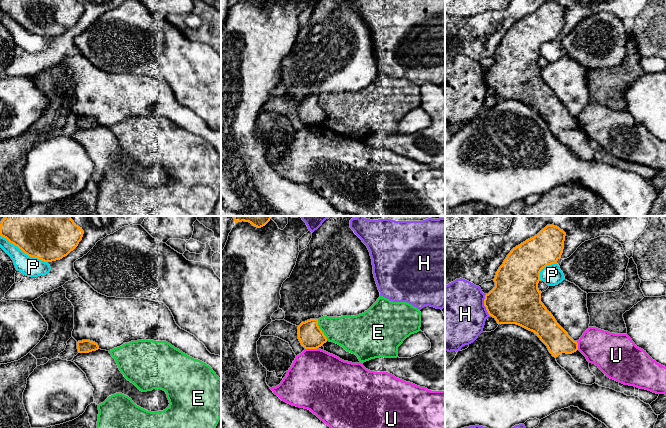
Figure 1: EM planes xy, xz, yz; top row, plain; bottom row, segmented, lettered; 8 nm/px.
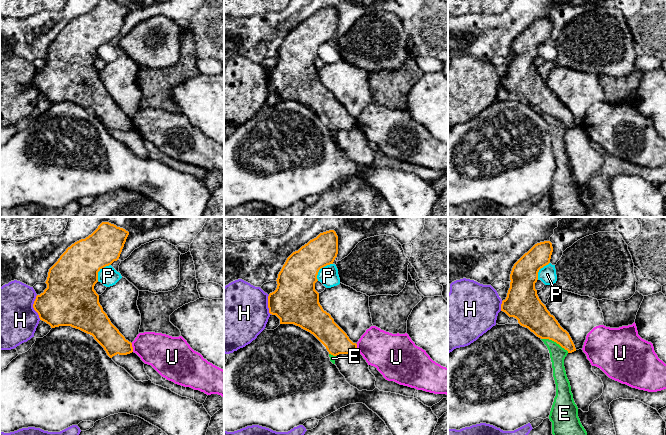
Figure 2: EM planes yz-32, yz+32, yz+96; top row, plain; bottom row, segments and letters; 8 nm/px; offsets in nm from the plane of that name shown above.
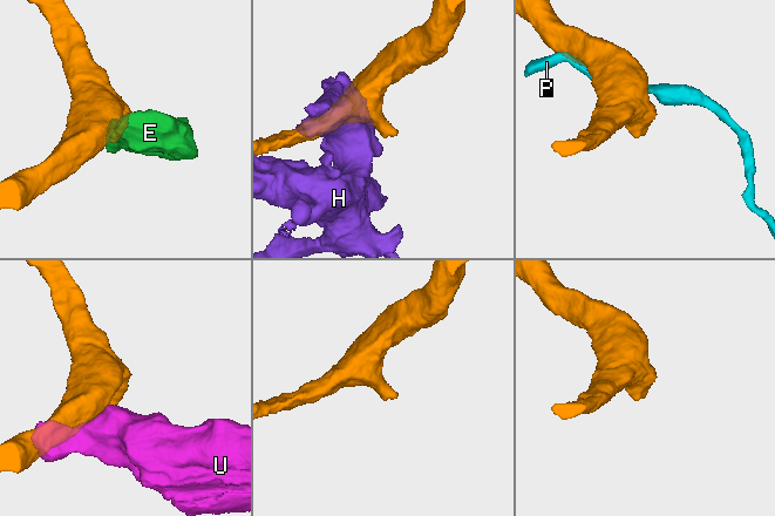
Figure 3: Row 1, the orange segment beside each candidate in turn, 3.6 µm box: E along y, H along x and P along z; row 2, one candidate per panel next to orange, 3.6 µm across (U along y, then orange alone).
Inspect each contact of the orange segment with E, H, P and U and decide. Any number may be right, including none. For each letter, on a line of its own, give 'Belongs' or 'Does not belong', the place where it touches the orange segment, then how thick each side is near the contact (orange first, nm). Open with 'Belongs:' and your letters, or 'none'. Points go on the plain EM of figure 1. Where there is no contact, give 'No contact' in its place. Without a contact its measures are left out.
Belongs: none
E: Does not belong. Touches orange at xz (321, 106). Thickness 190 nm (orange) against 280 nm
H: Does not belong. Touches orange at yz (484, 81). Thickness 380 nm (orange) against 480 nm
P: Does not belong. Touches orange at xy (23, 27). Thickness 300 nm (orange) against 160 nm
U: Does not belong. Touches orange at xz (311, 124). Thickness 190 nm (orange) against 460 nm

